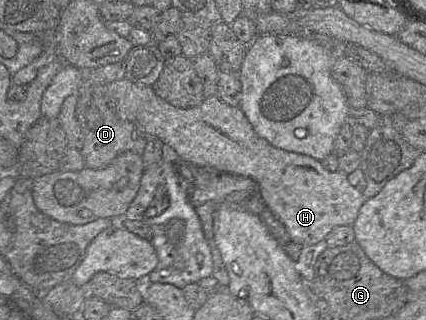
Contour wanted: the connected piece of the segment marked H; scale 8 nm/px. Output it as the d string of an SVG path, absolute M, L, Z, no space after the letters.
M127 78L105 85L85 85L84 79L81 93L102 93L120 119L134 123L148 136L161 139L167 147L167 156L176 156L176 161L188 163L197 172L252 178L258 184L267 208L281 221L292 241L301 246L324 240L335 227L352 226L366 200L363 193L348 182L348 175L339 170L329 172L320 161L308 155L274 147L255 132L240 107L226 104L216 95L205 98L197 106L182 109L159 97L153 87L134 83Z

